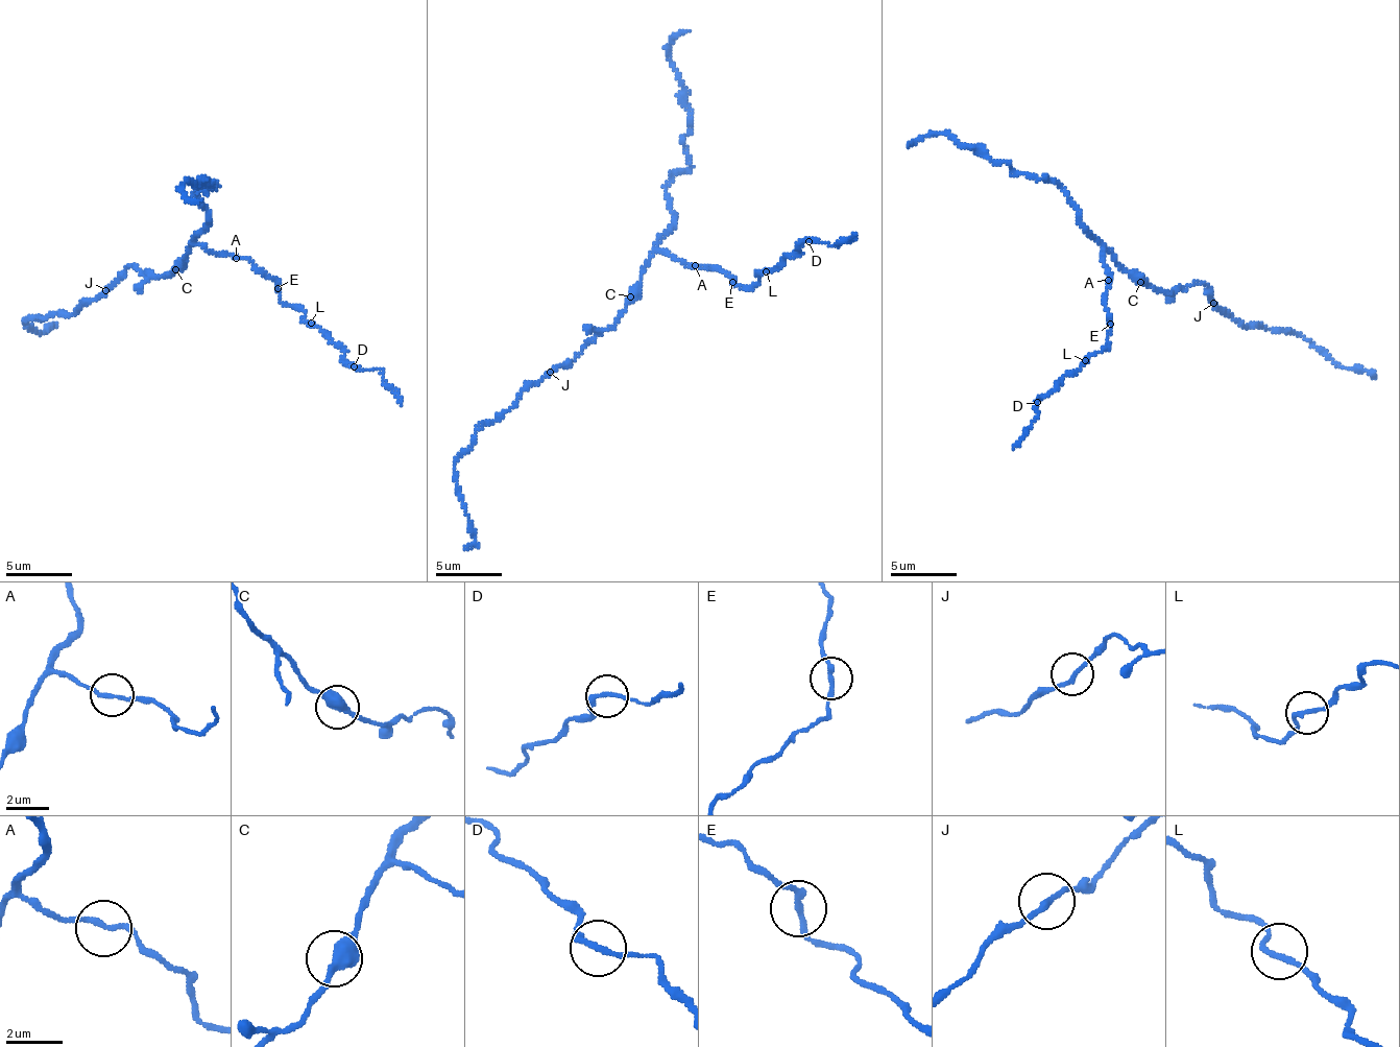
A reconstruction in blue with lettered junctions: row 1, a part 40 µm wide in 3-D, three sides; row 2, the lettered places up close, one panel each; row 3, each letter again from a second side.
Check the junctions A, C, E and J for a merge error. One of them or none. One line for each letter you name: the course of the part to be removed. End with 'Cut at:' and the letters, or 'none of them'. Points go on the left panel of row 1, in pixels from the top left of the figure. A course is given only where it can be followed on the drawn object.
Cut at: none of them

